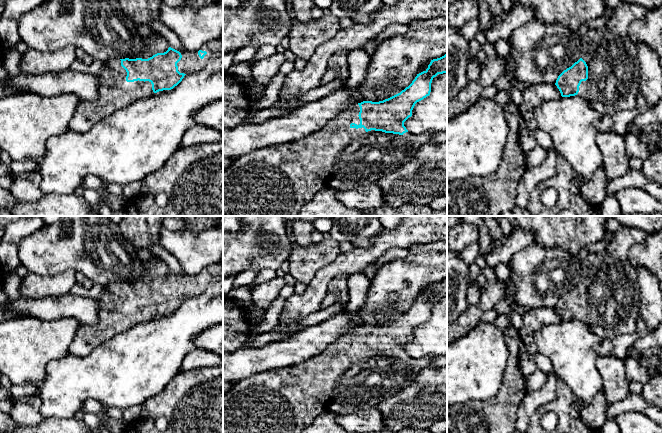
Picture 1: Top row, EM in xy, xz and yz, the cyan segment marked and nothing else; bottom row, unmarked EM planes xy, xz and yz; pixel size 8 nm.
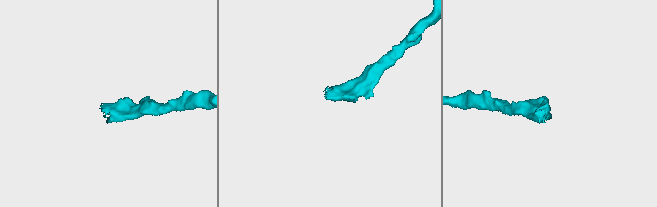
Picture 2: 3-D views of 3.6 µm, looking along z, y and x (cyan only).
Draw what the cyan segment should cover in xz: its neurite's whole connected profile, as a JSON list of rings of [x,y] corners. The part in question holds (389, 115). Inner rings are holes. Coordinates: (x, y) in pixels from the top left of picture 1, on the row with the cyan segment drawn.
[[[447,54],[431,60],[428,68],[417,74],[408,87],[388,99],[379,102],[363,101],[358,103],[357,105],[340,112],[336,118],[330,120],[322,129],[304,137],[302,140],[291,141],[279,145],[270,145],[261,149],[256,149],[247,155],[235,158],[233,163],[223,171],[223,216],[296,216],[302,207],[323,189],[335,188],[338,191],[348,191],[365,185],[378,183],[384,175],[406,165],[414,159],[416,150],[423,144],[428,143],[433,135],[425,133],[418,136],[410,133],[404,126],[404,122],[412,116],[412,110],[415,104],[430,95],[433,78],[438,74],[443,73],[447,73]]]

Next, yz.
[[[606,27],[589,29],[581,37],[581,42],[581,58],[564,70],[556,80],[555,85],[561,96],[579,95],[601,116],[636,108],[640,93],[636,44],[629,36],[616,36]]]

